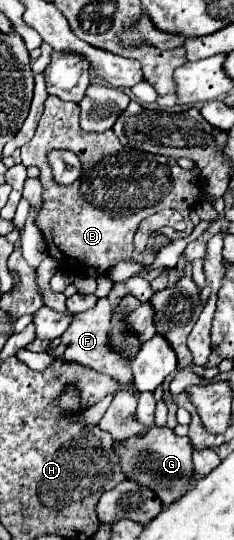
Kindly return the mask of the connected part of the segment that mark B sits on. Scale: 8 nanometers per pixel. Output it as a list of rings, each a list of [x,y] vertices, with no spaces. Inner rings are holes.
[[[48,97],[34,139],[20,149],[22,163],[36,165],[42,171],[40,181],[44,185],[44,207],[36,219],[36,227],[48,245],[48,253],[58,261],[60,271],[74,277],[90,275],[98,279],[100,275],[108,275],[118,261],[152,265],[154,255],[144,255],[134,249],[134,233],[140,221],[154,215],[154,209],[162,211],[168,207],[188,217],[192,201],[198,201],[202,193],[200,171],[184,171],[178,167],[174,157],[130,151],[116,141],[114,131],[82,131],[78,117],[80,109],[76,103]],[[56,143],[60,143],[60,149],[76,153],[82,163],[80,177],[66,187],[54,183],[46,159],[46,153],[56,149]]]

